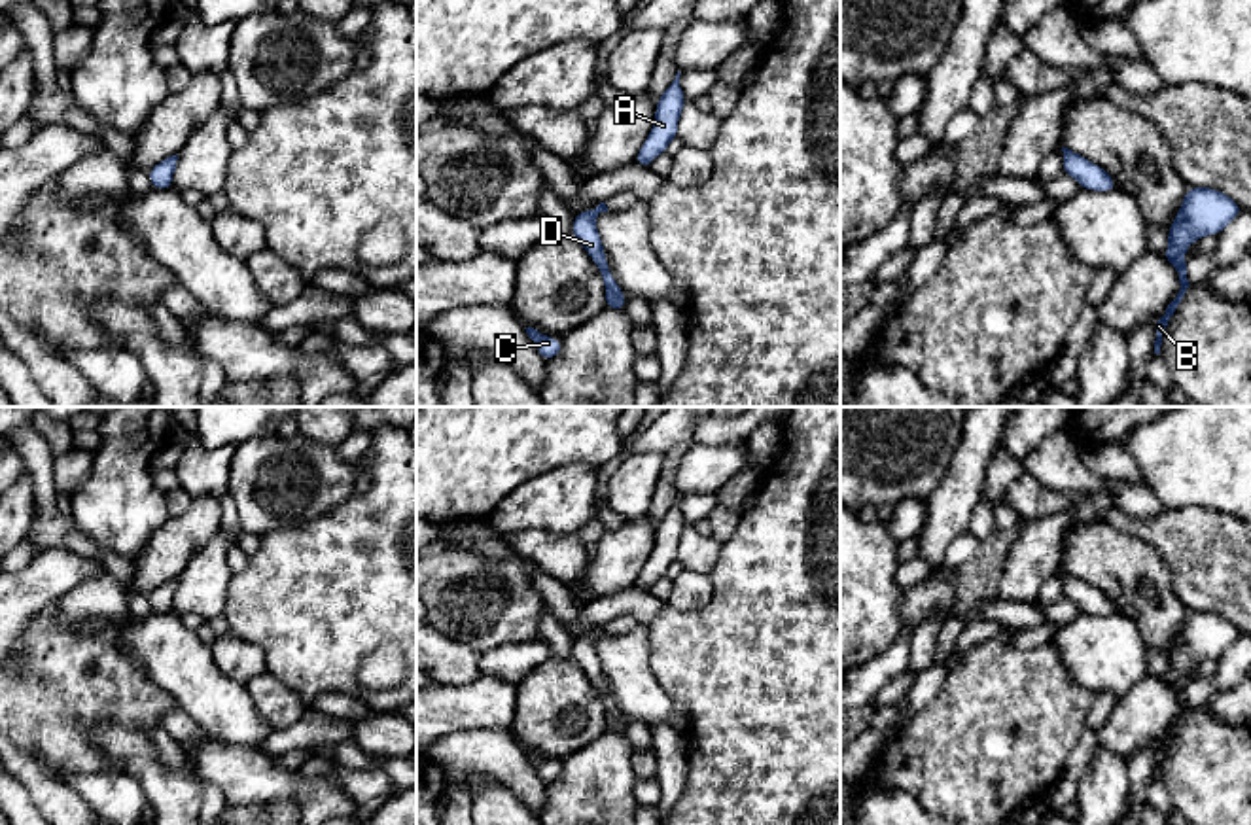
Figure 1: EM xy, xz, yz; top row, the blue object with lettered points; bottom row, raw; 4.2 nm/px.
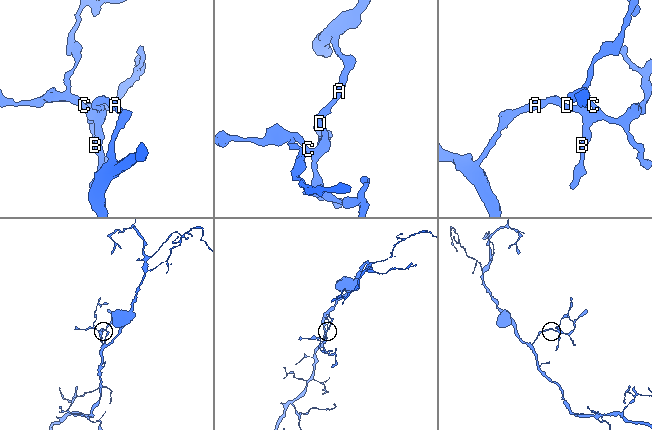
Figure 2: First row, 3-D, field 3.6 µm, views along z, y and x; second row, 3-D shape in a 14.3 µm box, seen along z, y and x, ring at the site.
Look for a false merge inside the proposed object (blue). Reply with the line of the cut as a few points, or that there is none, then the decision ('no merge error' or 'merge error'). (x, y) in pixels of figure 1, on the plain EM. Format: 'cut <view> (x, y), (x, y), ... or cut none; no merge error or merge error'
cut none; no merge error

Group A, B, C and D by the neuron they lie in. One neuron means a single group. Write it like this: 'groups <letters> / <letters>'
groups A B C D

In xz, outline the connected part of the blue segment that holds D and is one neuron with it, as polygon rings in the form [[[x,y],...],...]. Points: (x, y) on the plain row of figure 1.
[[[600,626],[594,634],[585,634],[575,638],[572,658],[579,664],[579,668],[589,676],[590,683],[598,689],[604,711],[606,711],[606,730],[623,734],[626,723],[609,696],[606,676],[596,655],[596,640],[600,636],[608,636],[606,626]]]

